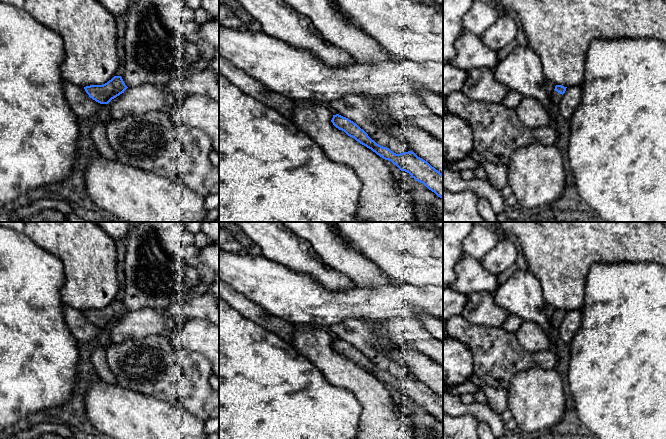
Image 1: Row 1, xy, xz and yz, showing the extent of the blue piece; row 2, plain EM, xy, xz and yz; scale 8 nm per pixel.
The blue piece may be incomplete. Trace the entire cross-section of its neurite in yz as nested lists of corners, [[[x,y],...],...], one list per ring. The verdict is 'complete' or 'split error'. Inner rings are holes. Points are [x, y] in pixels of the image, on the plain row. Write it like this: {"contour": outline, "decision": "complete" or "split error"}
{"contour": [[[556,309],[555,313],[553,314],[550,324],[552,327],[558,328],[561,323],[563,318],[565,317],[567,311],[564,311],[562,309]]], "decision": "split error"}

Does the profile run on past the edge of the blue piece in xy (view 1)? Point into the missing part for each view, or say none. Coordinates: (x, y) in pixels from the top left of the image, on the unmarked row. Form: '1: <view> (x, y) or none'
1: none

